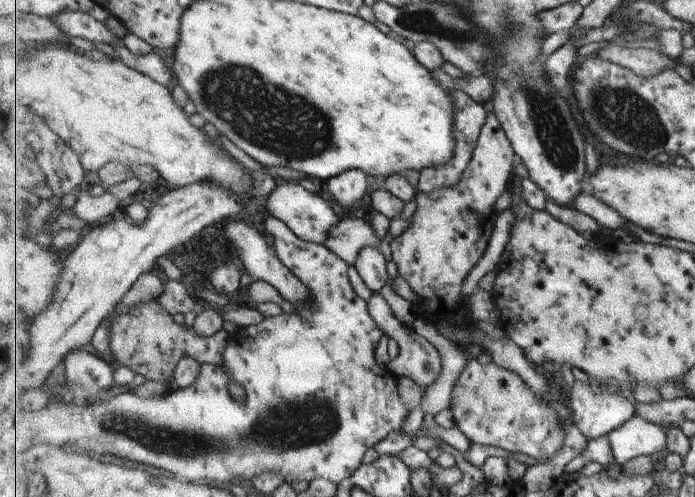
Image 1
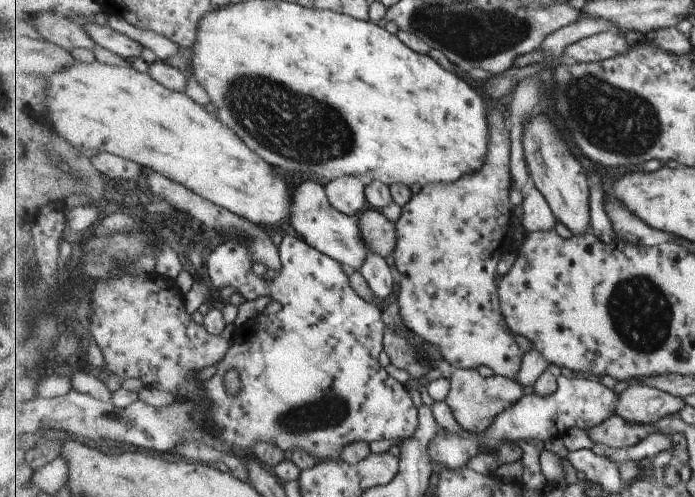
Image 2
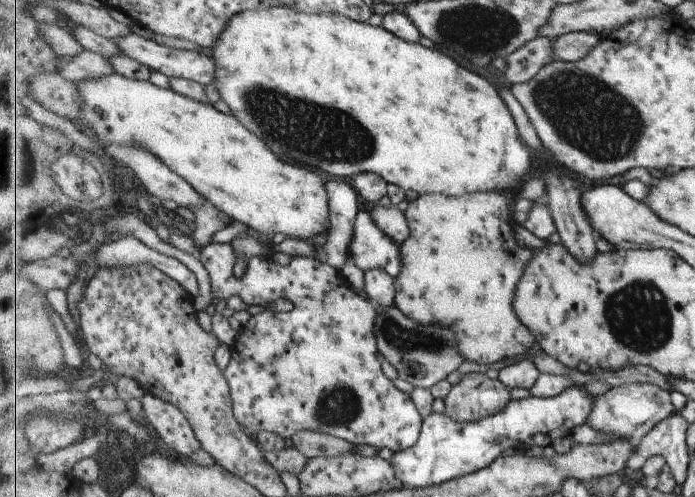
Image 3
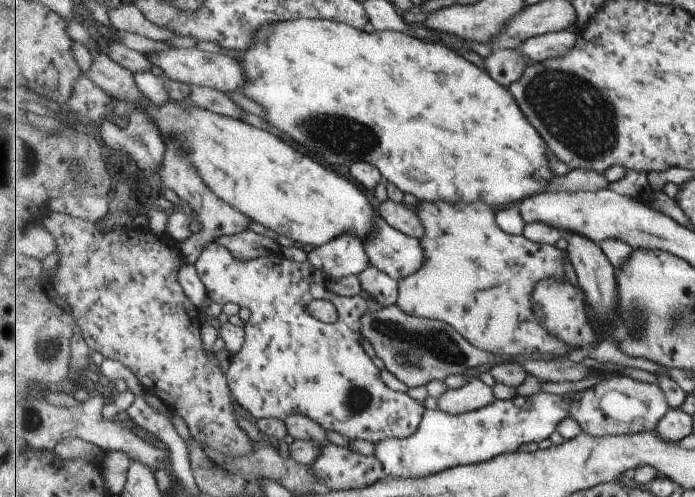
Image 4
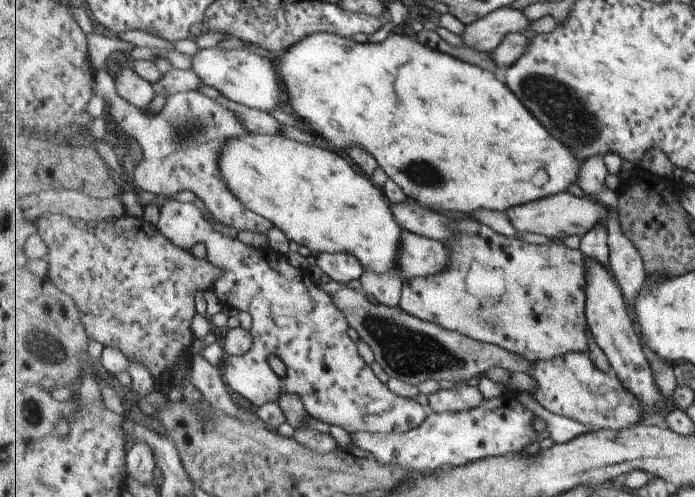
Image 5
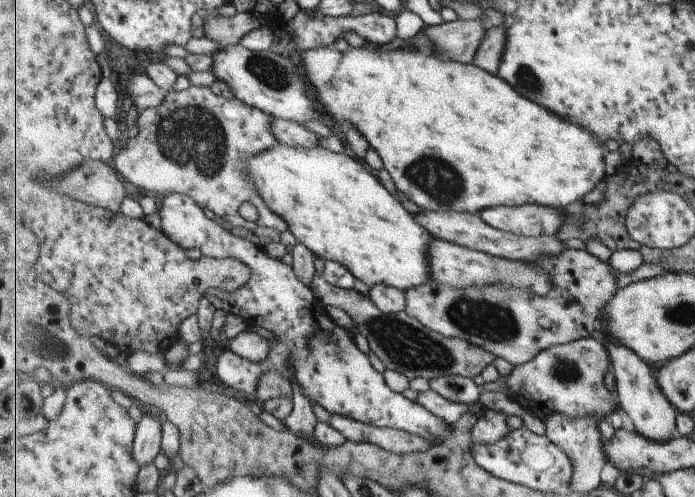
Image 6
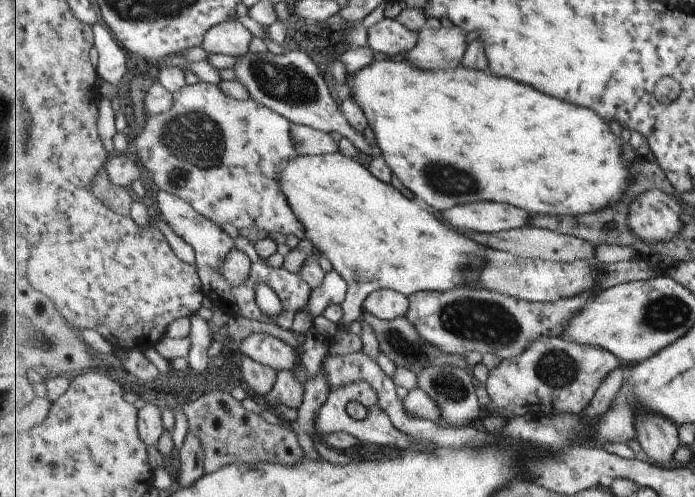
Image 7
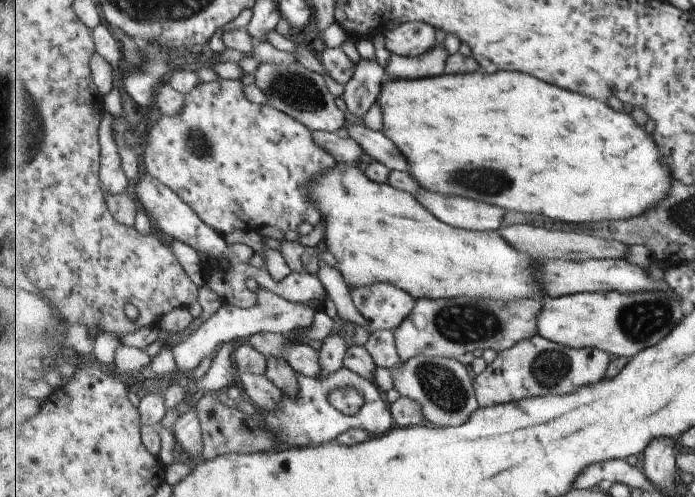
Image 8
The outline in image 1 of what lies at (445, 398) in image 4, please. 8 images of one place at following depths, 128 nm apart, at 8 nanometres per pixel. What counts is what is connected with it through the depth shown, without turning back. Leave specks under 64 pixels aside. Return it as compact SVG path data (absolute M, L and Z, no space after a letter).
M477 359L467 361L466 369L455 387L451 409L454 424L471 444L497 446L513 454L526 454L542 463L550 461L559 450L563 450L567 430L562 426L562 413L557 405L538 396L524 379L497 363L483 365Z

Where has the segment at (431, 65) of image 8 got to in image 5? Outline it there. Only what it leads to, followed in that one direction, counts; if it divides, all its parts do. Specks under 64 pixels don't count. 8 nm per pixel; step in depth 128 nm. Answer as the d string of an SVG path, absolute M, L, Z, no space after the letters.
M501 7L466 28L461 35L463 44L479 52L492 53L502 45L509 33L523 32L533 22L521 10Z

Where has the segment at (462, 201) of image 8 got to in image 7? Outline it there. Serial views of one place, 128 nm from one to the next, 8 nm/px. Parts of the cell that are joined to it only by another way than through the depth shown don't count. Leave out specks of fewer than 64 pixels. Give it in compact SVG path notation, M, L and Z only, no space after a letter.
M471 202L440 213L453 228L473 230L479 234L494 234L528 226L533 216L523 208L497 202Z

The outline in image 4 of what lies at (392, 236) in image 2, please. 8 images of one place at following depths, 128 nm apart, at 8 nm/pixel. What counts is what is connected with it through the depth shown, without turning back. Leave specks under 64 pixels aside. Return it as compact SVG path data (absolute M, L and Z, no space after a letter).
M387 199L378 206L378 214L393 228L400 230L410 237L421 238L424 235L424 226L415 210L405 208L404 203Z

